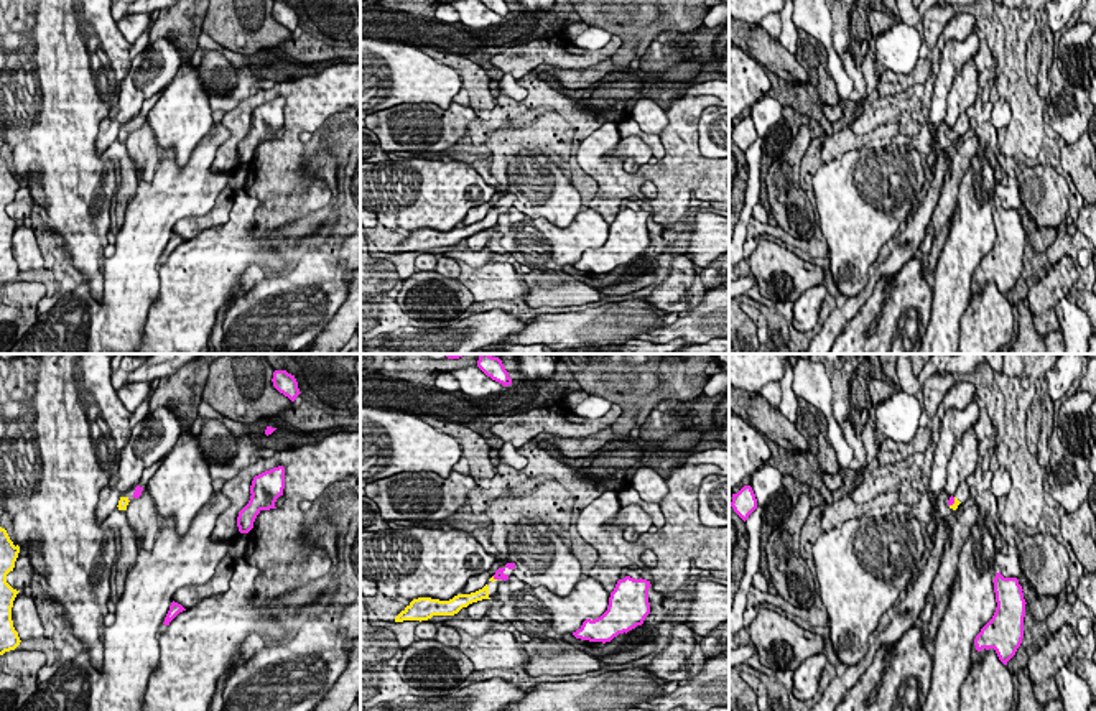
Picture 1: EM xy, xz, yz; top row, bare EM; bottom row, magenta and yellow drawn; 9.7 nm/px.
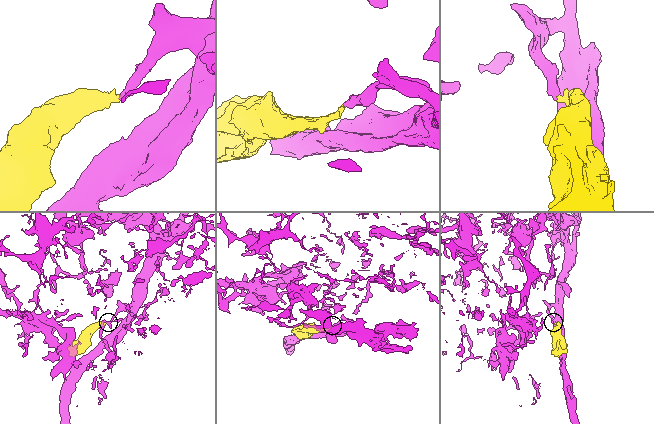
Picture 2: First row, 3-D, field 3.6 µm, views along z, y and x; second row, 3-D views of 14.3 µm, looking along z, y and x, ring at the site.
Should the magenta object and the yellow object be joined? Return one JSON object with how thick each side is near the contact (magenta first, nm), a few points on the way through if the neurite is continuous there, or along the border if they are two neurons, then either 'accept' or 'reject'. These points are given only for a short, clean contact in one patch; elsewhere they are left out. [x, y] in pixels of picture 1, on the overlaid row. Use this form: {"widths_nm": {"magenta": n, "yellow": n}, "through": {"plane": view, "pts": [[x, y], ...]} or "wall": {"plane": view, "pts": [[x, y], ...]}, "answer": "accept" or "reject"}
{"widths_nm": {"magenta": 60, "yellow": 60}, "through": {"plane": "yz", "pts": [[952, 499], [953, 502], [956, 502]]}, "answer": "accept"}

